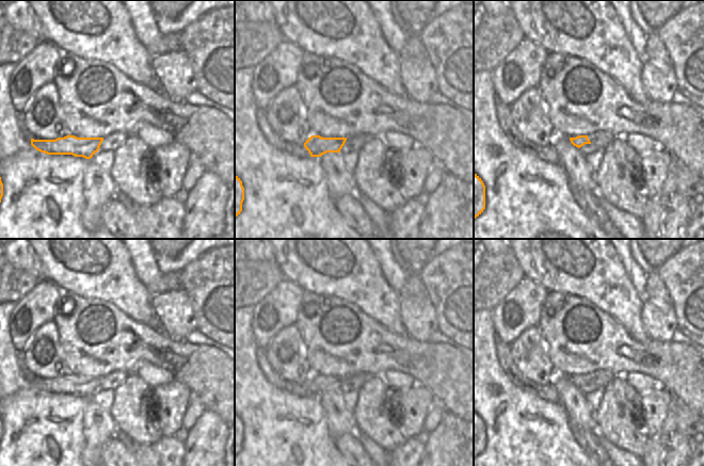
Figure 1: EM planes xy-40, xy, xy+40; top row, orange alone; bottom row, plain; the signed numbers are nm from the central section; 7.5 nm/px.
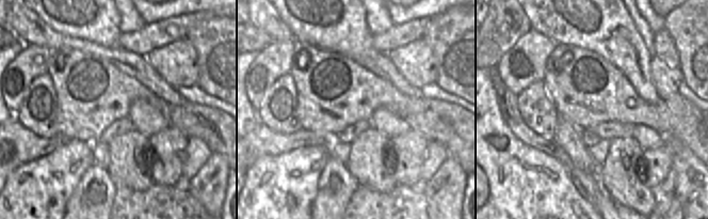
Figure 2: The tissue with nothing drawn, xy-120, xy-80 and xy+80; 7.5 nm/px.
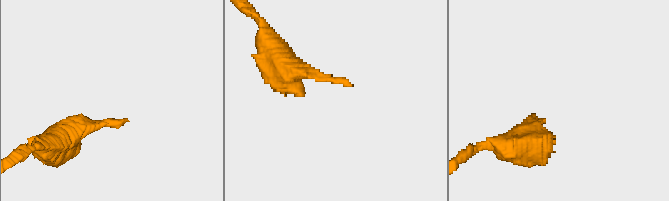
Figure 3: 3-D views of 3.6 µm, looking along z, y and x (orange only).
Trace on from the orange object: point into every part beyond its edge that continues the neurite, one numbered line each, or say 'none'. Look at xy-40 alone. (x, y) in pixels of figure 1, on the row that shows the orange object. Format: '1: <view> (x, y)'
1: xy-40 (111, 142)

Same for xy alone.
1: xy (353, 143)

